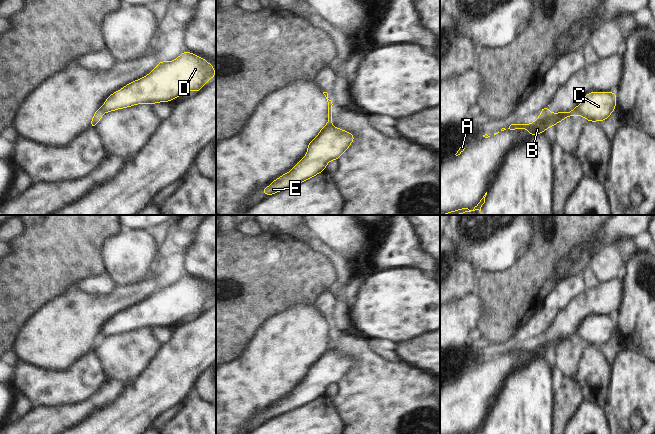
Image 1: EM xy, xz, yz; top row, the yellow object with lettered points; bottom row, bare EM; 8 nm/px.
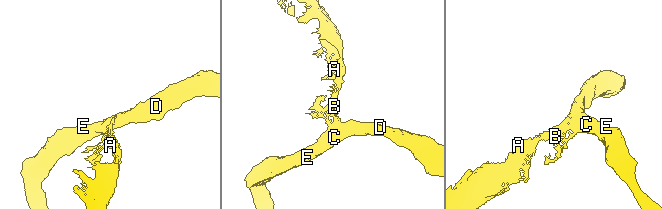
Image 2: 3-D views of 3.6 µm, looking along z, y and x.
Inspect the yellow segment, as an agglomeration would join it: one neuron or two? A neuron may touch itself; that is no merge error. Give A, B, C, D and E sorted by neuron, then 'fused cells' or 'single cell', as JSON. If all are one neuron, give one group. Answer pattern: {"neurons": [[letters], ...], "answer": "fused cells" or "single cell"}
{"neurons": [["A", "B"], ["C", "D", "E"]], "answer": "fused cells"}

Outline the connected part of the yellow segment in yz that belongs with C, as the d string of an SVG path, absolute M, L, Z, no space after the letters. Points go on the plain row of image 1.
M590 316L581 325L578 334L588 345L603 345L615 333L616 323L614 316Z

